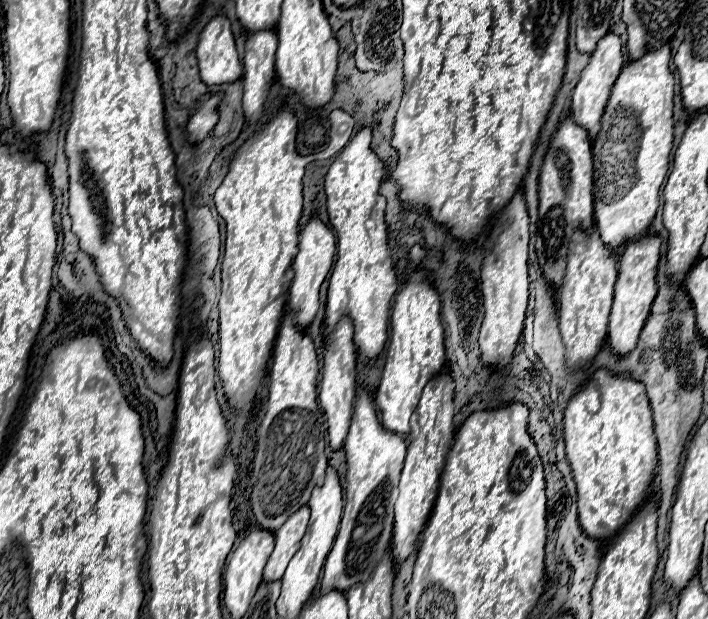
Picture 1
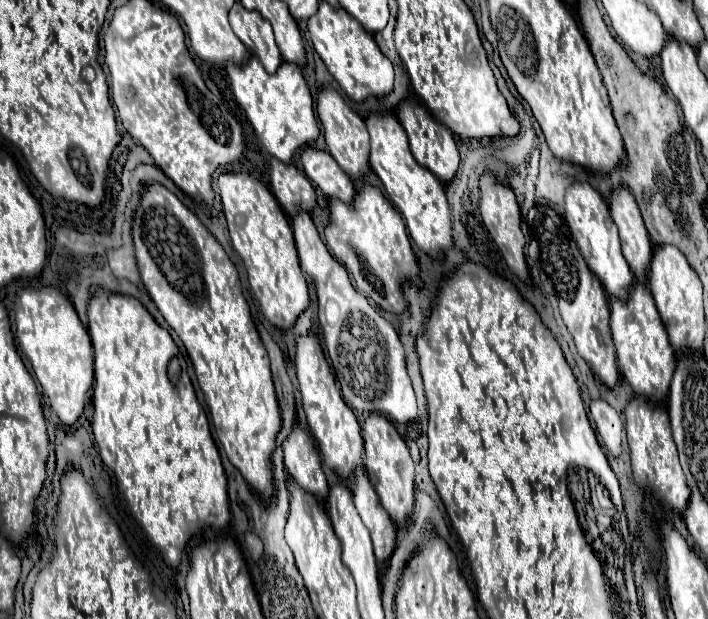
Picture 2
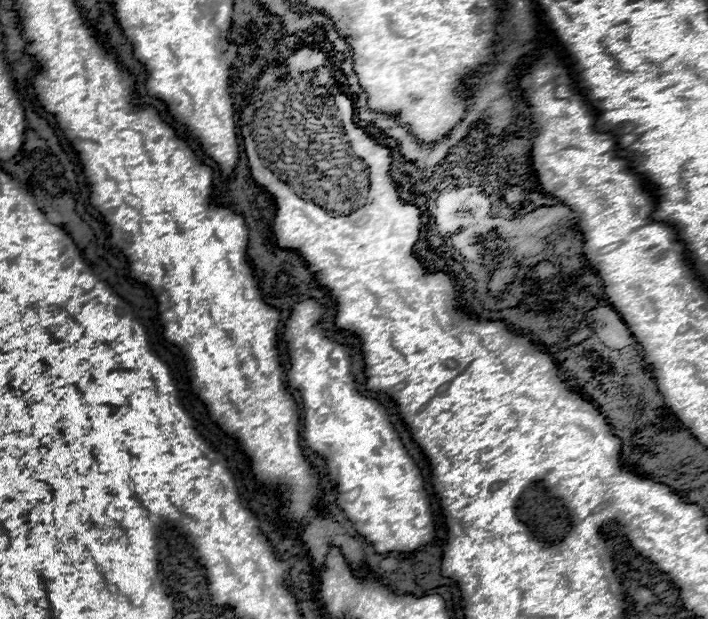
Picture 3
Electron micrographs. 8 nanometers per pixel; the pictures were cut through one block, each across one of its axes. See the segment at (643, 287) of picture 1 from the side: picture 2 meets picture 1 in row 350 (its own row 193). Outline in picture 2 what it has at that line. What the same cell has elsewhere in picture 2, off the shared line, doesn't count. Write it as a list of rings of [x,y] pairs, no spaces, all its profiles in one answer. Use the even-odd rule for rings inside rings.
[[[620,186],[610,200],[610,214],[612,220],[618,226],[620,242],[622,242],[622,254],[634,272],[638,282],[646,280],[648,264],[652,258],[652,242],[644,228],[638,204],[632,196],[632,192],[624,186]]]

